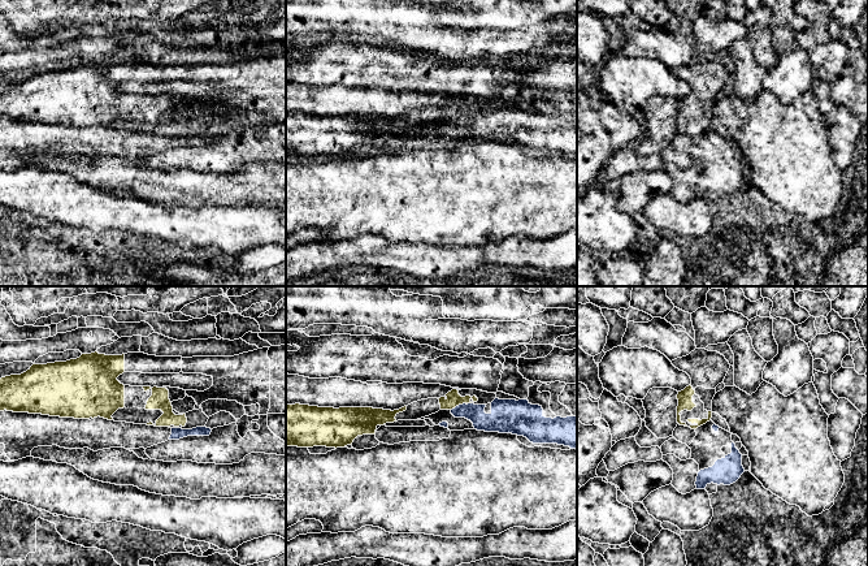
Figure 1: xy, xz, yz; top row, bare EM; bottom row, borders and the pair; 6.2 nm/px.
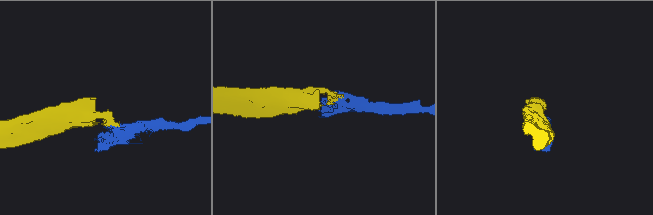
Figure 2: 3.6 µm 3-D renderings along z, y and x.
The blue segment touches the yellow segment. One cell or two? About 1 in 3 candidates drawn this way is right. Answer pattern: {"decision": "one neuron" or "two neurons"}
{"decision": "two neurons"}

